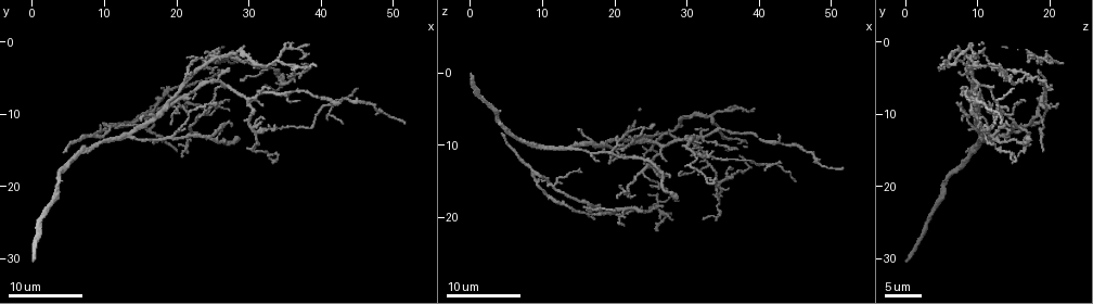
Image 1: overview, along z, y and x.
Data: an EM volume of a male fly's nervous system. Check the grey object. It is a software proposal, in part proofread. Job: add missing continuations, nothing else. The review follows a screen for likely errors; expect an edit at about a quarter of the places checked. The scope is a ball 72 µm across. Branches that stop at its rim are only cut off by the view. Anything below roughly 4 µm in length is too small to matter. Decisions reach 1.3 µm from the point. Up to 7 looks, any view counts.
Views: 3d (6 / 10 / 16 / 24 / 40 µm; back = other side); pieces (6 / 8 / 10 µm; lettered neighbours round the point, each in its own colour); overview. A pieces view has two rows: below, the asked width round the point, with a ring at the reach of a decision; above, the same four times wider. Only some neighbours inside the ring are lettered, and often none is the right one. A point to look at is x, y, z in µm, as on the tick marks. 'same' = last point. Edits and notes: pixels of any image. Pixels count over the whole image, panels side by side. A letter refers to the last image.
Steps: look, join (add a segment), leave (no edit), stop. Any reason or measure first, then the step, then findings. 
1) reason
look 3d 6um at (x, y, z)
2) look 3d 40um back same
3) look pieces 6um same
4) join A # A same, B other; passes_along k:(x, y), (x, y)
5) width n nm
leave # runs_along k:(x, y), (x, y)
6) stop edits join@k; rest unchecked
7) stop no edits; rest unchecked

look 3d 24um at (20.0, 14.5, 19.0)

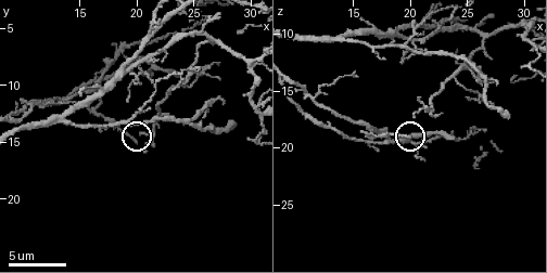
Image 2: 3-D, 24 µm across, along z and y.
look pieces 6um at (20.0, 14.8, 18.8)

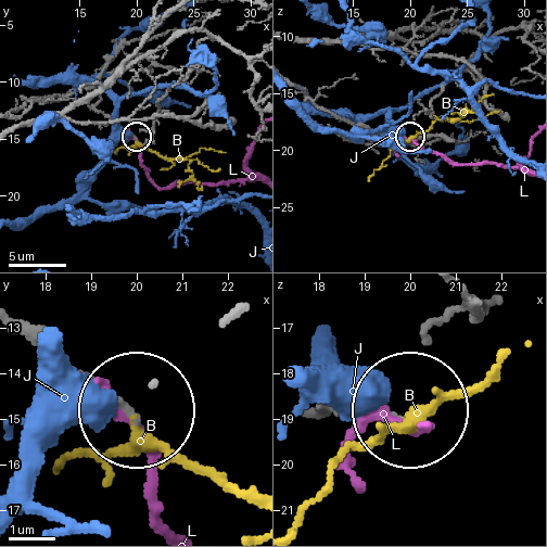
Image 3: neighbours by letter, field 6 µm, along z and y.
width 130 nm
join B # B same, J other, L other; passes_along 3:(332, 417), (406, 417), (484, 381); the cell continues

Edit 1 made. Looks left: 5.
free end
look pieces 6um at (21.4, 9.6, 11.4)

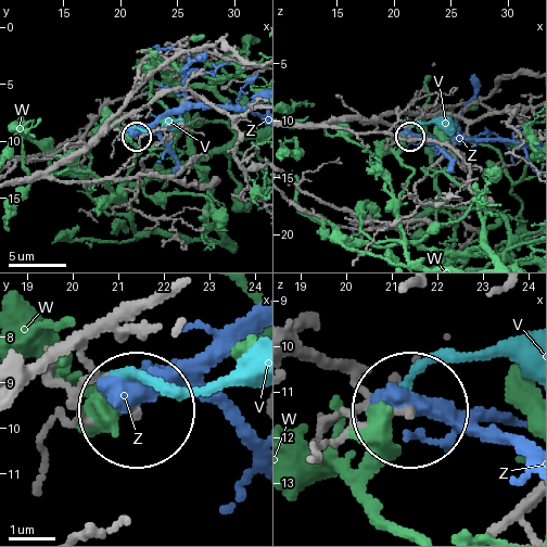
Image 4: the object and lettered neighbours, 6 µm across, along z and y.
width 150 nm
leave # V other, W other, Z other; runs_along 4:(32, 178), (68, 162), (115, 124), (124, 124), (135, 134); none of them fits

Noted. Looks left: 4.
branch stops here
look 3d 10um at (28.6, 13.4, 17.2)

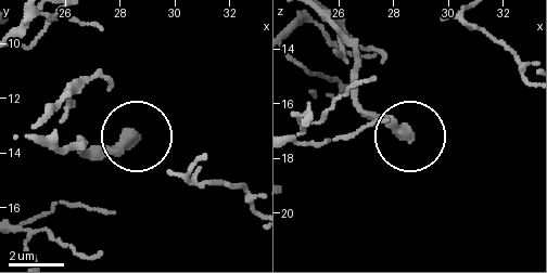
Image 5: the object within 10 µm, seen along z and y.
see the neighbours
look pieces 6um at (28.6, 13.4, 17.2)

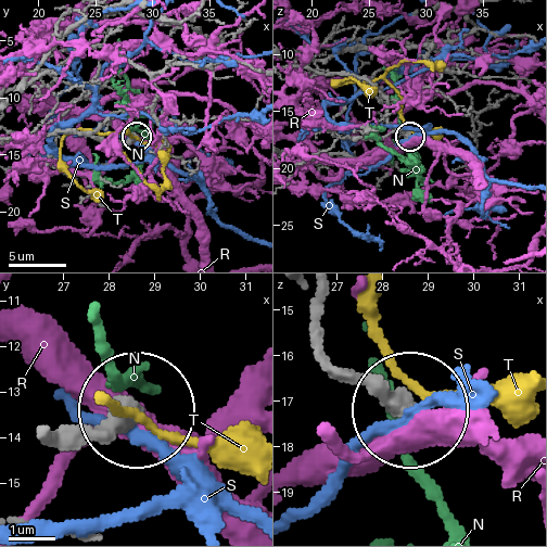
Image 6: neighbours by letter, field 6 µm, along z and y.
leave # N other, R other, S other, T other; runs_along 6:(52, 429), (99, 429), (130, 409); no lettered segment goes on from it

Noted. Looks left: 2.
stop edits join@3; rest unchecked

